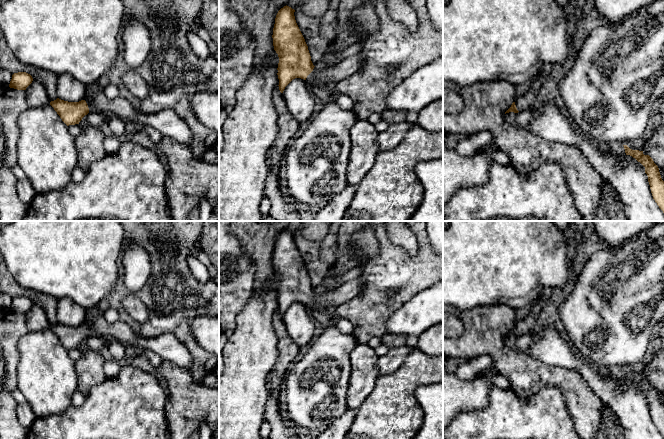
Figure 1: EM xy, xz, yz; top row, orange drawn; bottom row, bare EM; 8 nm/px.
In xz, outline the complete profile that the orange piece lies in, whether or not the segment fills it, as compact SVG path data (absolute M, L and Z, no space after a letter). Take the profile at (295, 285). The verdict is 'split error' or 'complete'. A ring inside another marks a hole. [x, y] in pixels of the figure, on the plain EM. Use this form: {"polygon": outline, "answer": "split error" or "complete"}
{"polygon": "M287 229L281 232L276 239L273 252L273 270L279 281L277 299L281 317L295 302L304 303L311 312L322 309L334 310L363 291L363 283L359 278L330 290L315 291L296 247L294 236L295 234Z", "answer": "split error"}

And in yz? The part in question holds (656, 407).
{"polygon": "M627 369L623 370L626 379L632 380L645 391L653 423L664 437L664 405L661 402L658 390L649 379L644 379L643 375L632 374Z", "answer": "complete"}

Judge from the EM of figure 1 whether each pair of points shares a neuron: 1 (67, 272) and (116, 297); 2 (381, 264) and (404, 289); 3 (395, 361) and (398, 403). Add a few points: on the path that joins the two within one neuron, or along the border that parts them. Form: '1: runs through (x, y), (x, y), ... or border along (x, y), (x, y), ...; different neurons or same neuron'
1: border along (118, 277), (114, 287), (102, 300); different neurons
2: runs through (387, 270), (398, 283); same neuron
3: border along (411, 352), (396, 370), (379, 376); different neurons

